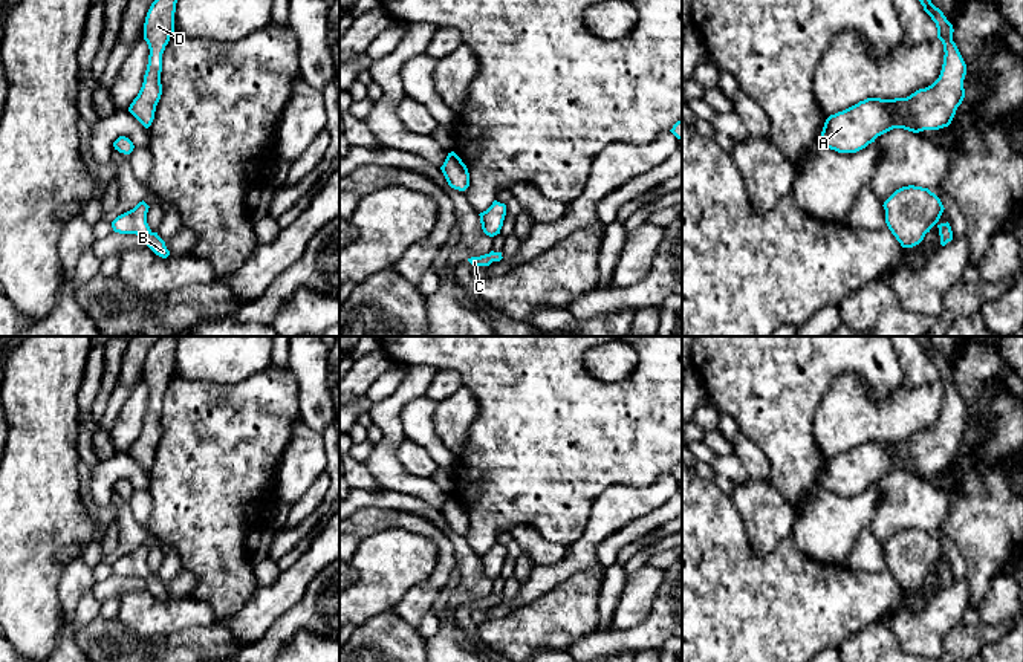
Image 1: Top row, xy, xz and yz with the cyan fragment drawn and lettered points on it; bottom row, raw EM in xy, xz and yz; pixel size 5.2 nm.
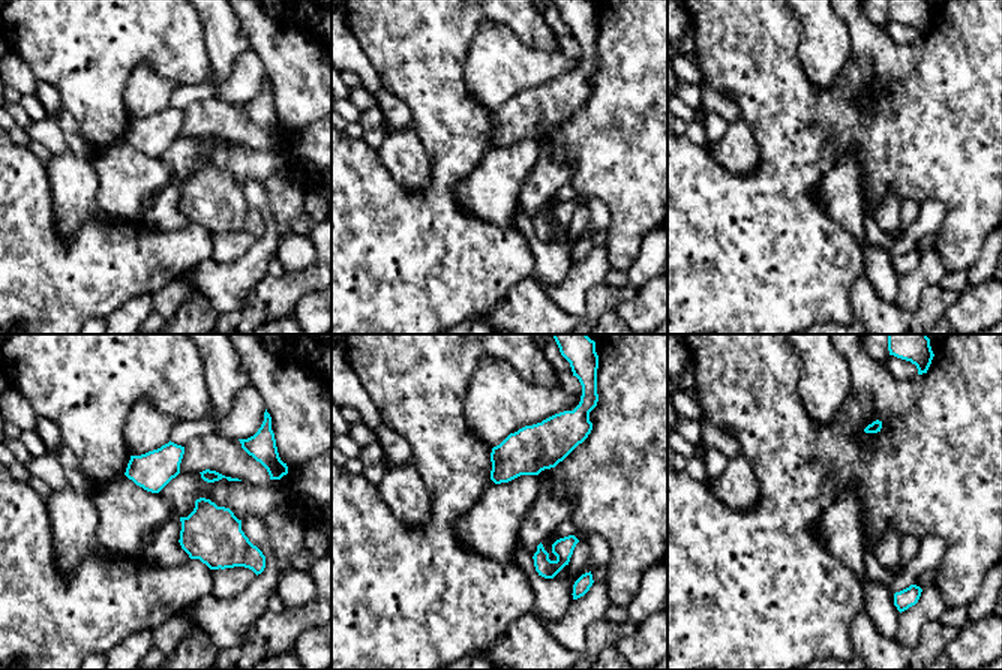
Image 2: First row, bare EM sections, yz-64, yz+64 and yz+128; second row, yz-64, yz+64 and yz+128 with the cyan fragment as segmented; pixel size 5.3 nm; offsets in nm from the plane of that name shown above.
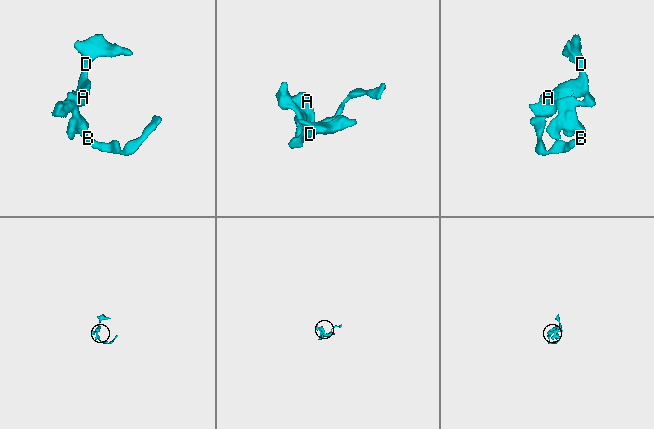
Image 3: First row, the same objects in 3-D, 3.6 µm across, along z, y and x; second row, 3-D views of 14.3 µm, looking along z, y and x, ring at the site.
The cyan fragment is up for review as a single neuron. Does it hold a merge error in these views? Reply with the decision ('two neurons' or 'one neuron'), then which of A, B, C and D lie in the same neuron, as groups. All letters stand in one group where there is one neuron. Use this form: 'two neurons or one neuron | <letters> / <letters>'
one neuron | A B C D

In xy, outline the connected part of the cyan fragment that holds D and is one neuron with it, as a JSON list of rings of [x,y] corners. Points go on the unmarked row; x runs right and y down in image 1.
[[[161,336],[150,349],[144,365],[144,382],[150,398],[142,430],[128,454],[148,471],[154,462],[156,448],[162,437],[162,396],[174,375],[174,355],[180,336]]]

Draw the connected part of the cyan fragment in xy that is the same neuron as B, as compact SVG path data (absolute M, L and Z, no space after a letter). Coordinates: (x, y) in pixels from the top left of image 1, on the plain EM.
M142 543L133 552L118 558L112 564L112 570L119 576L136 576L142 578L147 582L147 589L159 599L167 601L170 593L165 589L165 584L153 575L147 566L148 547Z

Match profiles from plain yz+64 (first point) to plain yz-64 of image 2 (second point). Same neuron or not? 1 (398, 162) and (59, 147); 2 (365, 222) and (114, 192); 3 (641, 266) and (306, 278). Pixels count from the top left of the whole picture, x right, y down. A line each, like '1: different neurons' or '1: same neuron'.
1: different neurons
2: different neurons
3: different neurons

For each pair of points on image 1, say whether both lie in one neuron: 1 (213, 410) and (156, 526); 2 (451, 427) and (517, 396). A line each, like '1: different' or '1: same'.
1: same
2: different

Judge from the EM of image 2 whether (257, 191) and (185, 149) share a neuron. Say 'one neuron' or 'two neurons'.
two neurons

